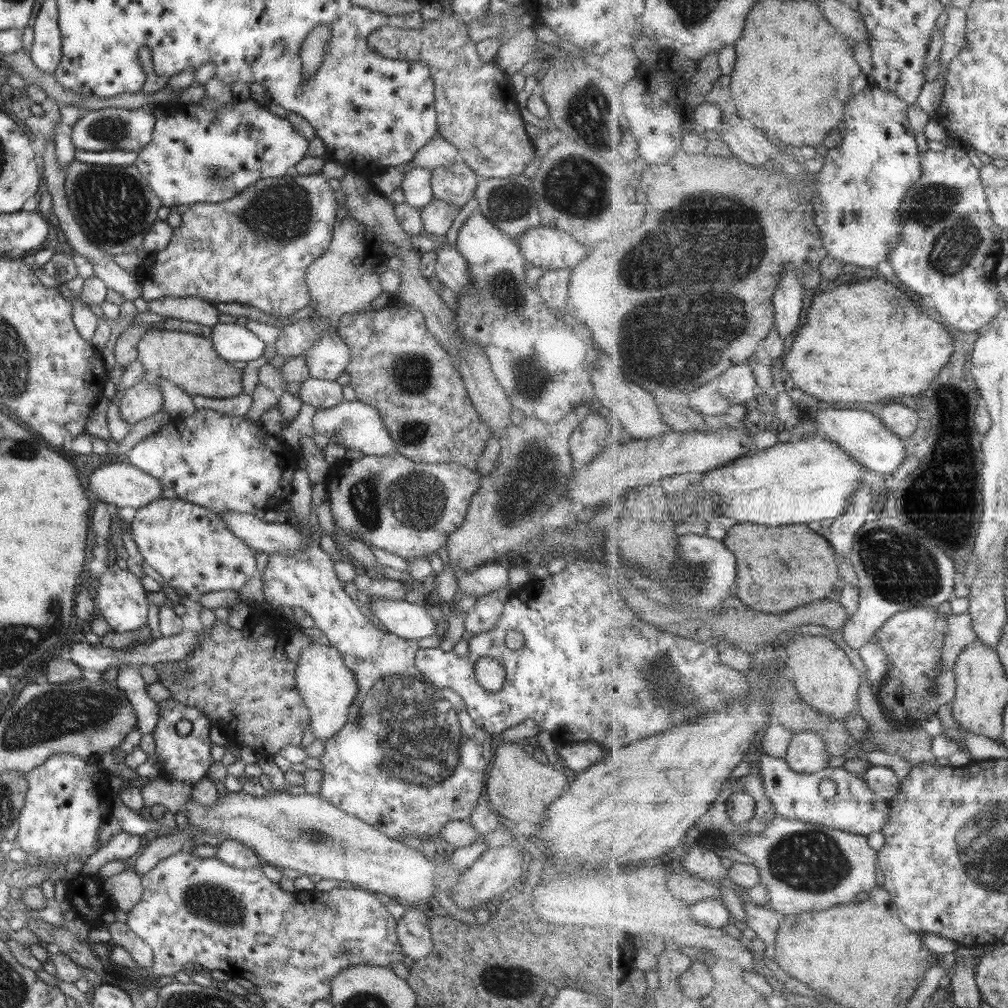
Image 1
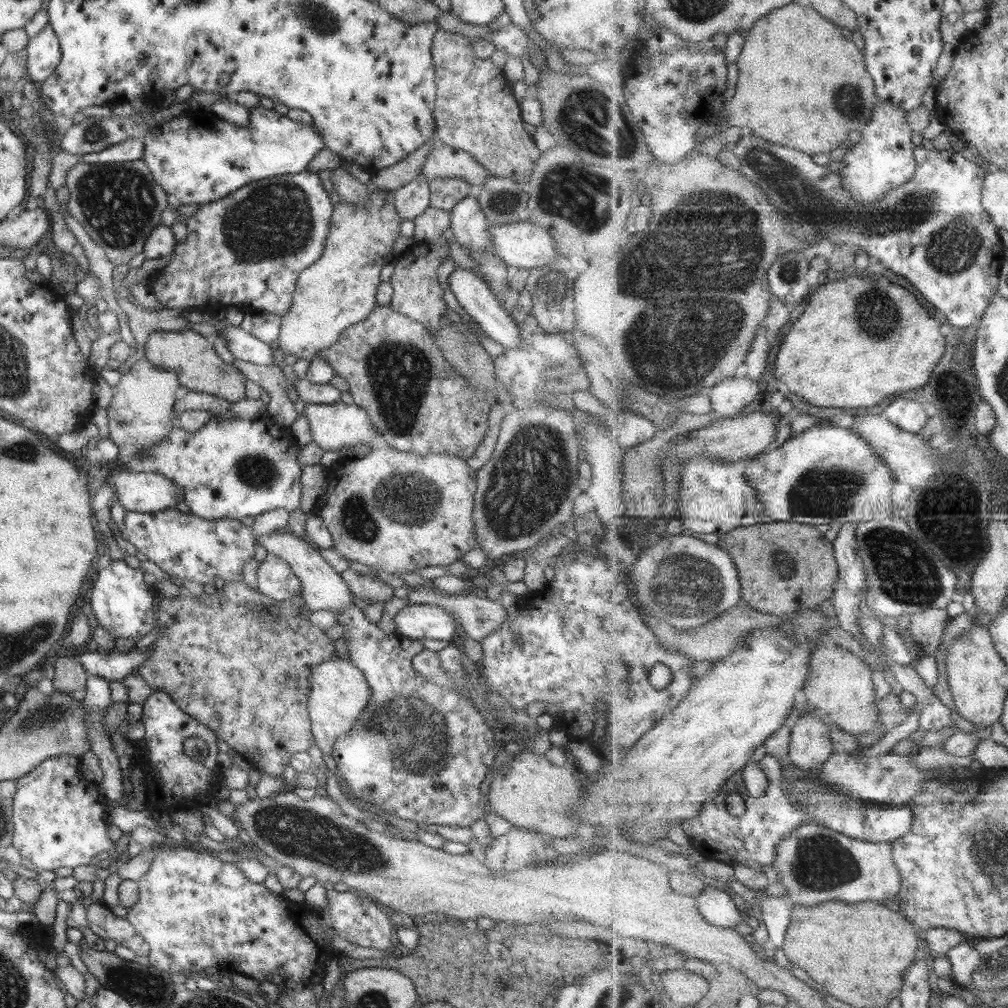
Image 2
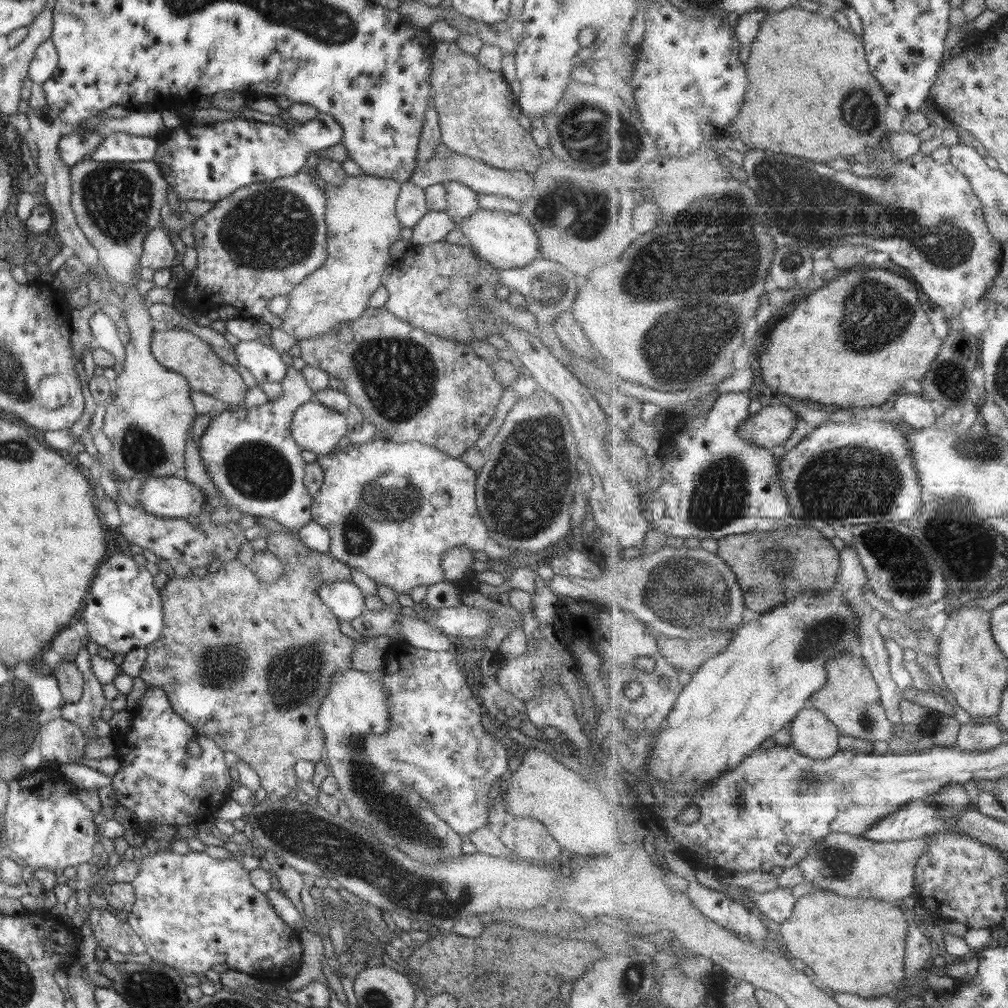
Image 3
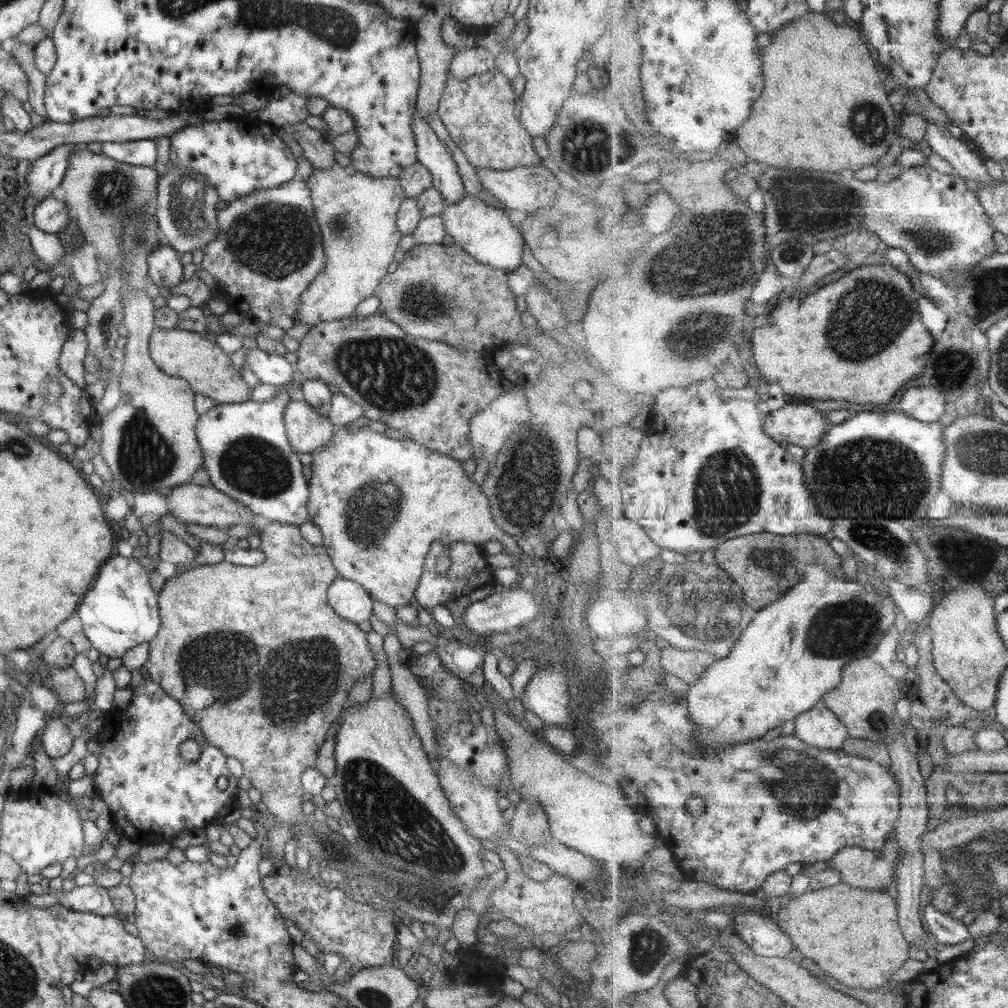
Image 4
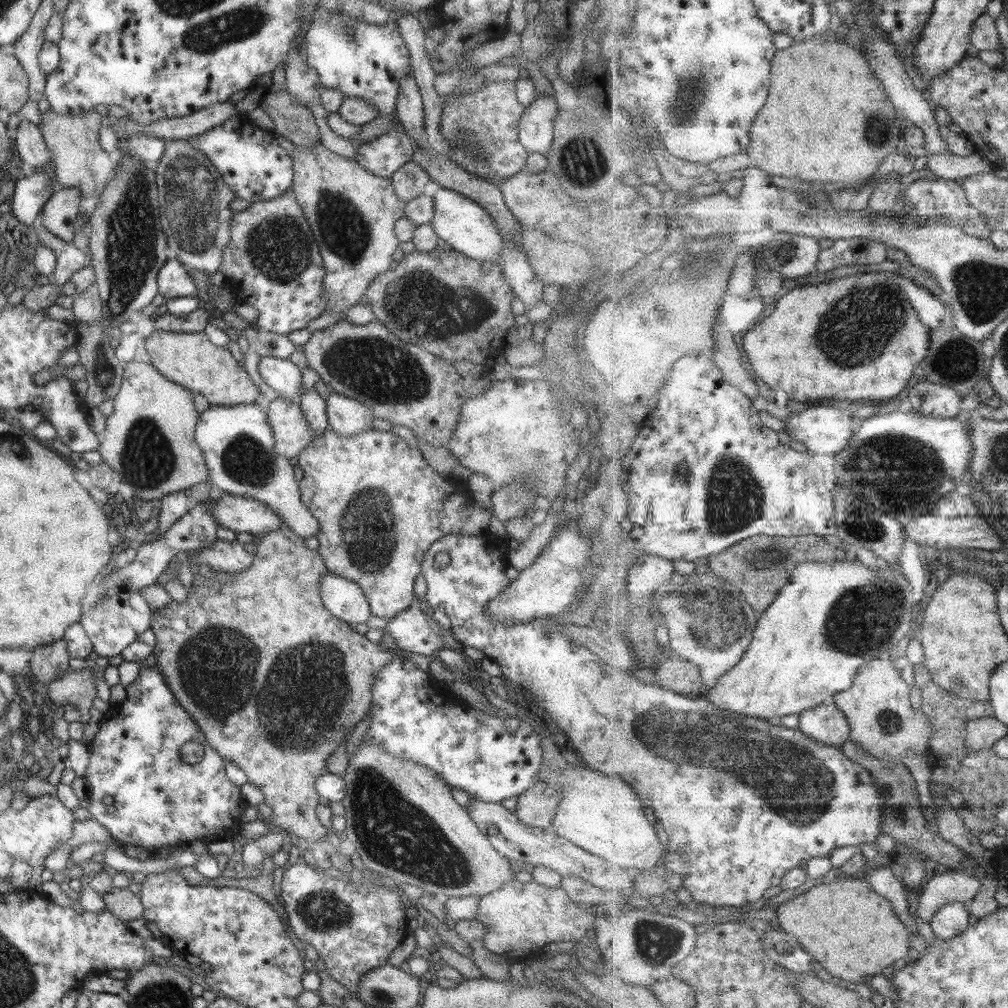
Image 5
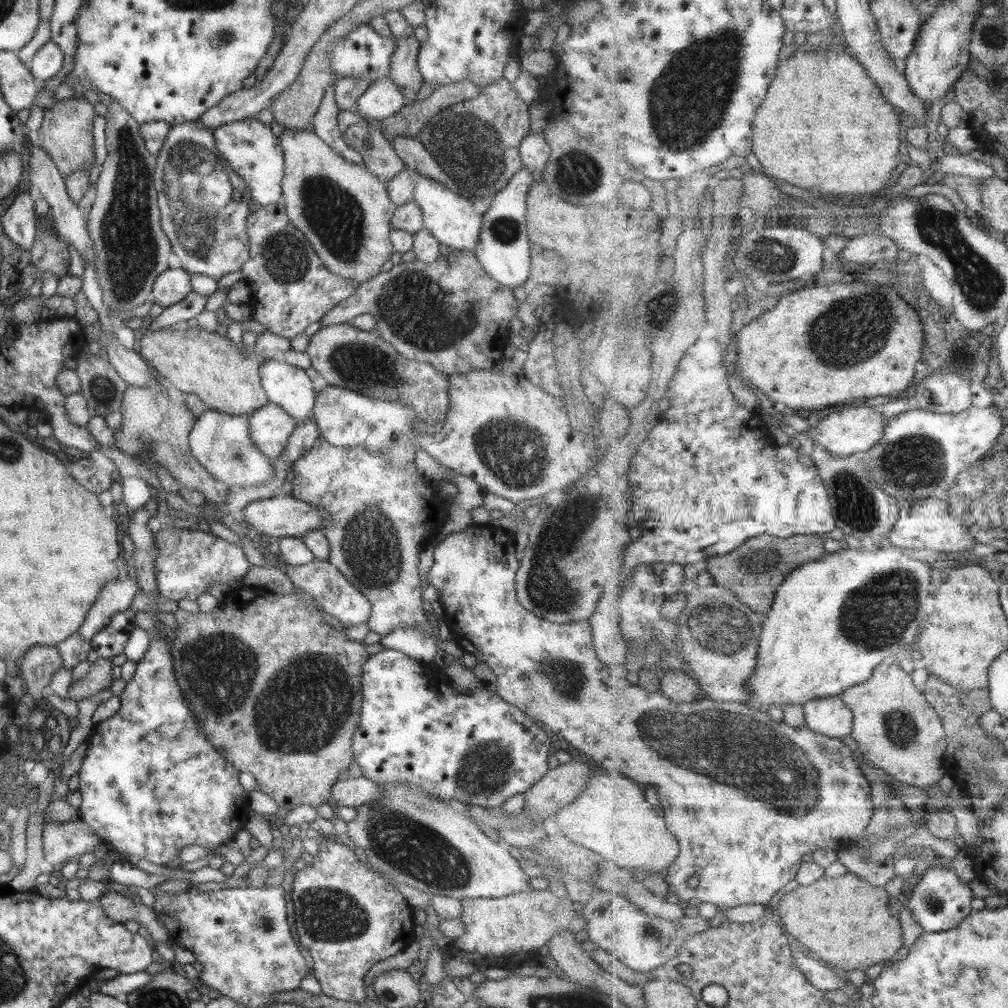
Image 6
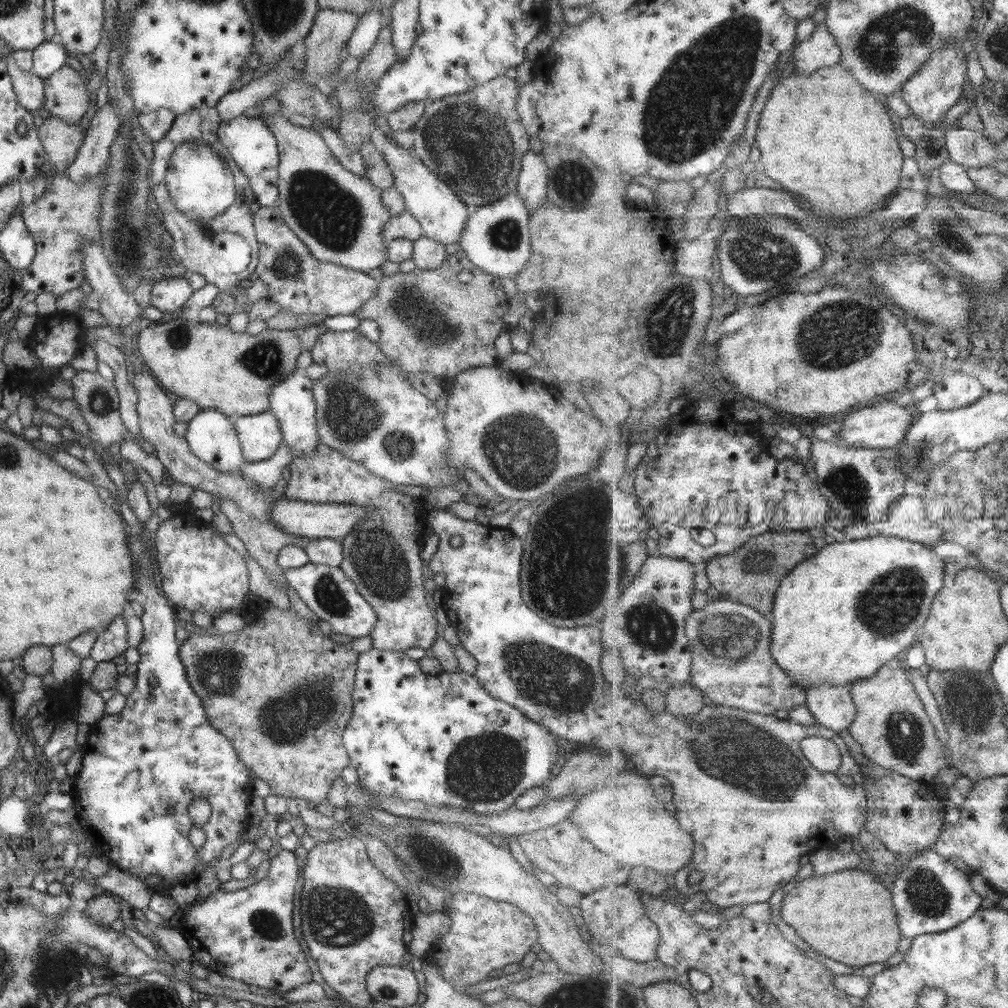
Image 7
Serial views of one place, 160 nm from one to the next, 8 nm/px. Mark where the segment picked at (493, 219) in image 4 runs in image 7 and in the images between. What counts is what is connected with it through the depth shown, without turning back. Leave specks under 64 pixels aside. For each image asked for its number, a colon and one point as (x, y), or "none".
5: (456, 220)
6: (450, 218)
7: (441, 216)

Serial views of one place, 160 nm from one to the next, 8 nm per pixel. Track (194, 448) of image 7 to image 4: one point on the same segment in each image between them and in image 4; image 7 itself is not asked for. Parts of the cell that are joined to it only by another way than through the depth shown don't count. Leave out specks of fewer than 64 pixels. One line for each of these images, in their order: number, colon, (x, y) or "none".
4: (245, 451)
5: (237, 443)
6: (221, 443)

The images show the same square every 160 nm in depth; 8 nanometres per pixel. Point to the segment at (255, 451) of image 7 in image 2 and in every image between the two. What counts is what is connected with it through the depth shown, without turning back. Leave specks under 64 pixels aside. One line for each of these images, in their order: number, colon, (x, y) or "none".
2: (332, 427)
3: (316, 428)
4: (307, 431)
5: (291, 432)
6: (270, 426)

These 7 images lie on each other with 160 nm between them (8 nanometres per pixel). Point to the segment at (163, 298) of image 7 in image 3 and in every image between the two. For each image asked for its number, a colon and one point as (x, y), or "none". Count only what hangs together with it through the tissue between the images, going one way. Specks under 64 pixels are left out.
3: (157, 252)
4: (165, 269)
5: (172, 280)
6: (173, 284)

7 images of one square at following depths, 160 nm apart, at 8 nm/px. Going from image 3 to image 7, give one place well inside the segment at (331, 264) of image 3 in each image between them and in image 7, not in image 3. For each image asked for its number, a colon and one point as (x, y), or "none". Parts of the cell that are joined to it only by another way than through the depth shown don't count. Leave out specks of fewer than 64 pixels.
4: (355, 212)
5: (351, 214)
6: (343, 210)
7: (338, 215)

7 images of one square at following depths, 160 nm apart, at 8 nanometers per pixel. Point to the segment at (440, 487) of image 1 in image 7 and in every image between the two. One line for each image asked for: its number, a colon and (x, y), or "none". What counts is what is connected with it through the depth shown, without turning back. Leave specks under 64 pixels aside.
2: (397, 511)
3: (391, 510)
4: (378, 510)
5: (379, 505)
6: (380, 517)
7: (380, 556)

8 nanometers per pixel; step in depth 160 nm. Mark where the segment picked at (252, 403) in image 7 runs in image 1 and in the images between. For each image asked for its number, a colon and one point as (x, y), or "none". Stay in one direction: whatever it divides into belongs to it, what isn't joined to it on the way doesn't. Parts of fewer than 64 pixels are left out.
1: (188, 361)
2: (190, 357)
3: (177, 350)
4: (207, 369)
5: (188, 359)
6: (226, 379)

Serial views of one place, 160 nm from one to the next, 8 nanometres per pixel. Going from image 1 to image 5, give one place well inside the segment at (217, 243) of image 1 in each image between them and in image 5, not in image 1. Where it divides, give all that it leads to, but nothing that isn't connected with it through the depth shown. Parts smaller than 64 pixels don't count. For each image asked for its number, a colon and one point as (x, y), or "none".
2: (246, 250)
3: (258, 243)
4: (268, 247)
5: (271, 261)

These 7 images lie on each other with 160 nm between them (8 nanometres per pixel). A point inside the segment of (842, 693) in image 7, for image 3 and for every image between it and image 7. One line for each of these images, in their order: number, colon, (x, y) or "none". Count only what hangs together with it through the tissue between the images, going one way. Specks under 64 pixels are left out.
3: (814, 734)
4: (820, 727)
5: (826, 723)
6: (831, 716)

